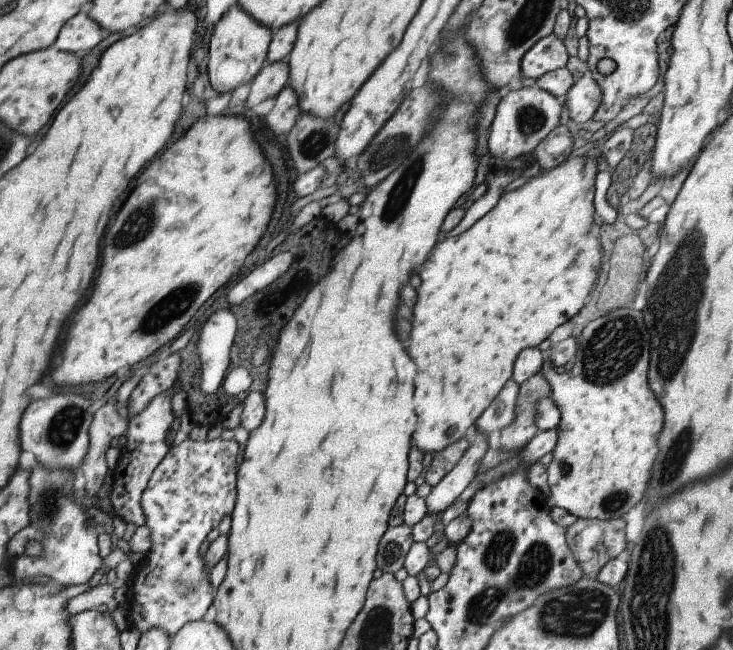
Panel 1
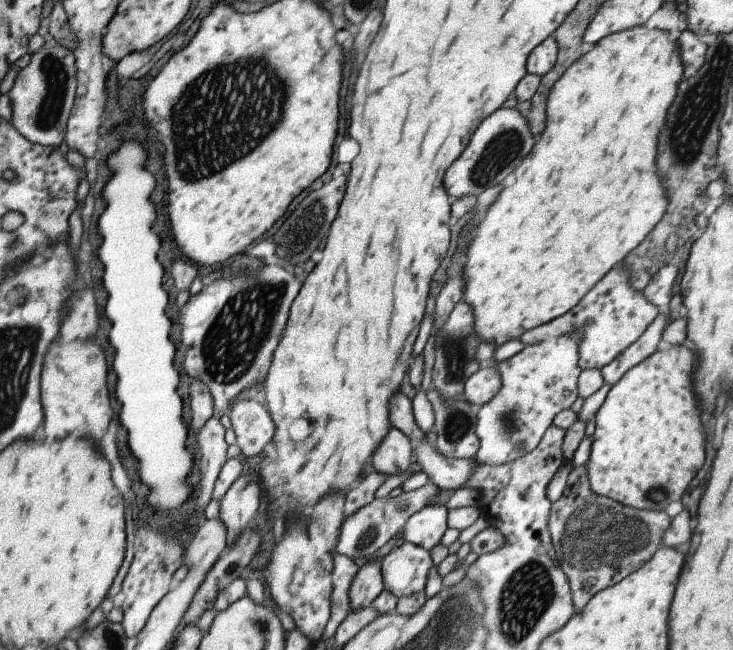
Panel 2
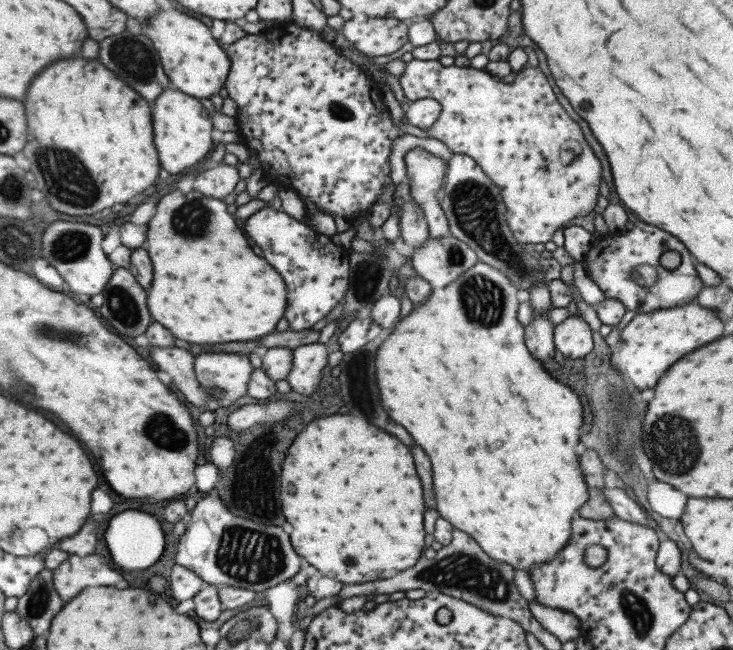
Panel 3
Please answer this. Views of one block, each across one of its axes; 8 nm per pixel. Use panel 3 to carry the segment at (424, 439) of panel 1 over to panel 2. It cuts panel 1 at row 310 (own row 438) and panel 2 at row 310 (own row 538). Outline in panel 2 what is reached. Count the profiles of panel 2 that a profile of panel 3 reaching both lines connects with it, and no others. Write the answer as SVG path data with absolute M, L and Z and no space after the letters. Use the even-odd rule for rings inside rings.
M635 25L625 30L600 38L593 46L584 48L582 55L567 67L567 70L553 83L546 98L545 128L541 138L533 144L525 160L513 170L515 182L509 188L502 188L495 202L488 206L478 225L472 233L472 239L464 252L462 279L462 298L471 305L474 316L474 331L480 342L494 342L495 348L506 340L519 338L522 332L539 326L548 320L561 316L572 309L578 300L597 282L611 267L621 263L624 256L633 250L651 232L657 221L663 216L668 203L668 196L661 186L655 168L657 152L657 132L663 126L667 108L675 98L677 84L681 80L682 60L675 40L671 40L663 29L647 29Z

